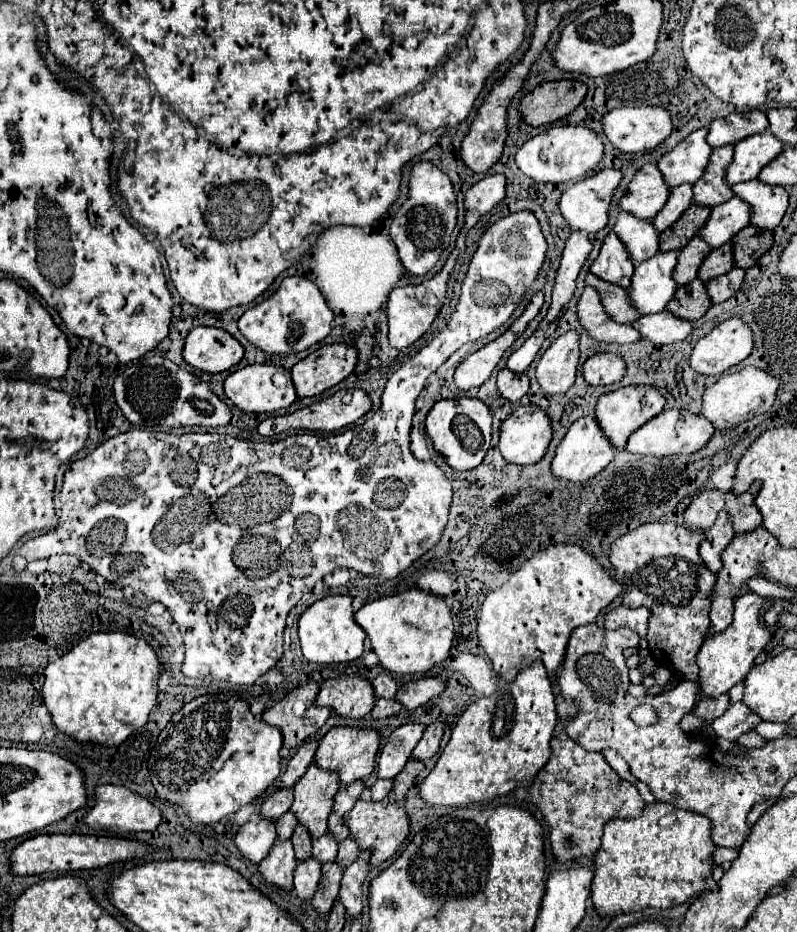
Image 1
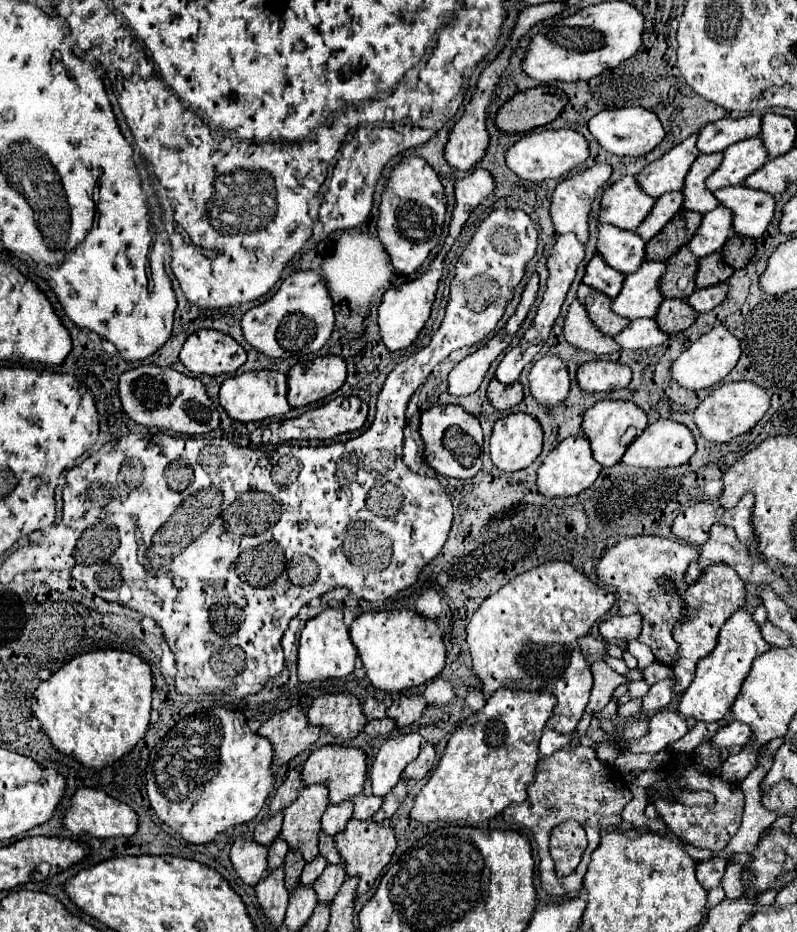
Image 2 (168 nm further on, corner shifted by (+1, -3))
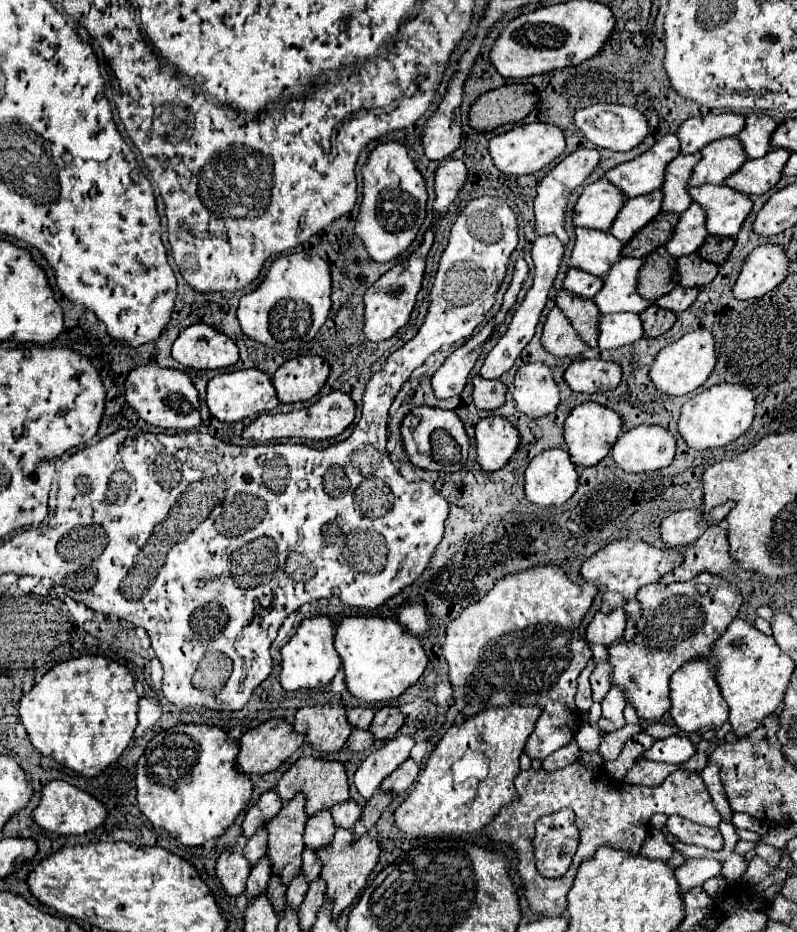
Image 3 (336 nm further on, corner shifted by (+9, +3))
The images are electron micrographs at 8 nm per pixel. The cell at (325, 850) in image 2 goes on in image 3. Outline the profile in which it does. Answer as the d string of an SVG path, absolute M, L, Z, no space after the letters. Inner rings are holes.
M305 848L305 850L303 850L303 868L301 868L301 872L307 874L307 880L309 880L309 882L315 880L315 878L321 874L321 868L323 868L323 866L321 866L321 860L319 860L317 852Z

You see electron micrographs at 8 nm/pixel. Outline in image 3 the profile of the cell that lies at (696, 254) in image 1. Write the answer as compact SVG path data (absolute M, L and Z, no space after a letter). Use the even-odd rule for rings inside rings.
M661 246L645 258L643 270L639 272L639 294L647 300L657 300L679 284L677 258L667 254L667 248Z

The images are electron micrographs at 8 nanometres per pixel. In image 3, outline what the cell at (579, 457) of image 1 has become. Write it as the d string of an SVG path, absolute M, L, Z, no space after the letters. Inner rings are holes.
M565 448L537 454L525 470L525 496L537 506L557 506L577 490L579 472Z

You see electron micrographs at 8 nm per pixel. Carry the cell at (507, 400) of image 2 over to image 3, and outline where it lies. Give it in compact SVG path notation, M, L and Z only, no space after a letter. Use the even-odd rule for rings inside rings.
M483 376L473 378L473 402L481 410L495 410L505 402L507 386L501 380L485 380Z

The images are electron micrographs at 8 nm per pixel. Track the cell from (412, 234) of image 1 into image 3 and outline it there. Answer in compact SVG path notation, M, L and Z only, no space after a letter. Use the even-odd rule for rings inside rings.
M399 142L379 144L363 166L363 200L355 232L369 256L377 262L391 262L415 240L427 214L427 182Z

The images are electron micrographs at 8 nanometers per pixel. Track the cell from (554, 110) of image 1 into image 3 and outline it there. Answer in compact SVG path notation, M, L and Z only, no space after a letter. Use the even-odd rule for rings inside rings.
M507 84L483 94L469 110L471 126L479 132L491 132L503 124L523 120L539 102L529 84Z

